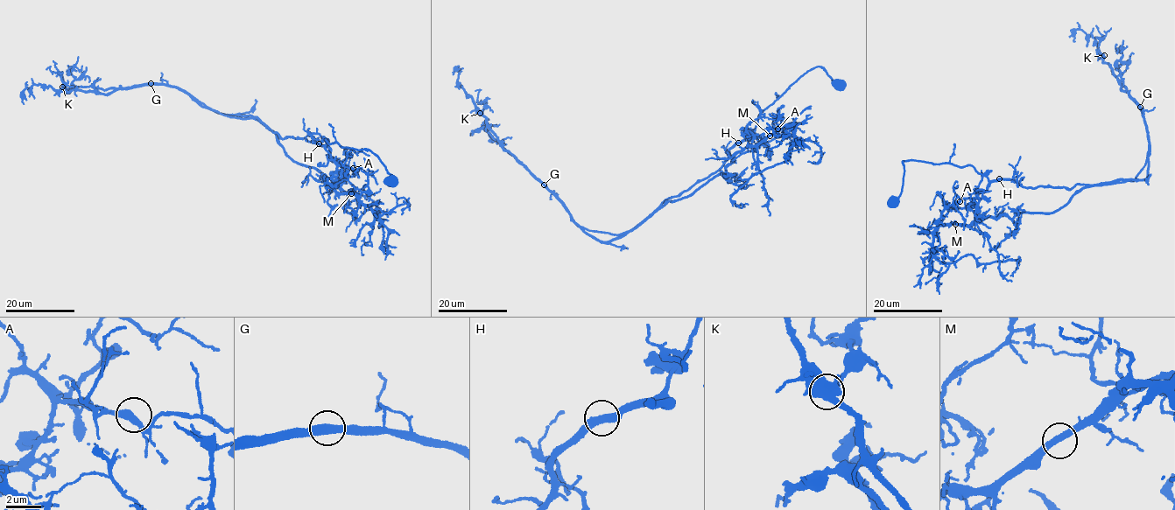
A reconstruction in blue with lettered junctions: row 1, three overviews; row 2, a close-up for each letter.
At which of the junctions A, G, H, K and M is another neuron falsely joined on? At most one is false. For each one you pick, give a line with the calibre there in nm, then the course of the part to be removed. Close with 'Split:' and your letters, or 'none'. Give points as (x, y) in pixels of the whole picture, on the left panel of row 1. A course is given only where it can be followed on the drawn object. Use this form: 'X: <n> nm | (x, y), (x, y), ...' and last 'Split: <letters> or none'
G: 400 nm | (151, 83), (174, 87), (221, 114), (255, 118), (281, 138), (368, 150), (393, 186)
Split: G

